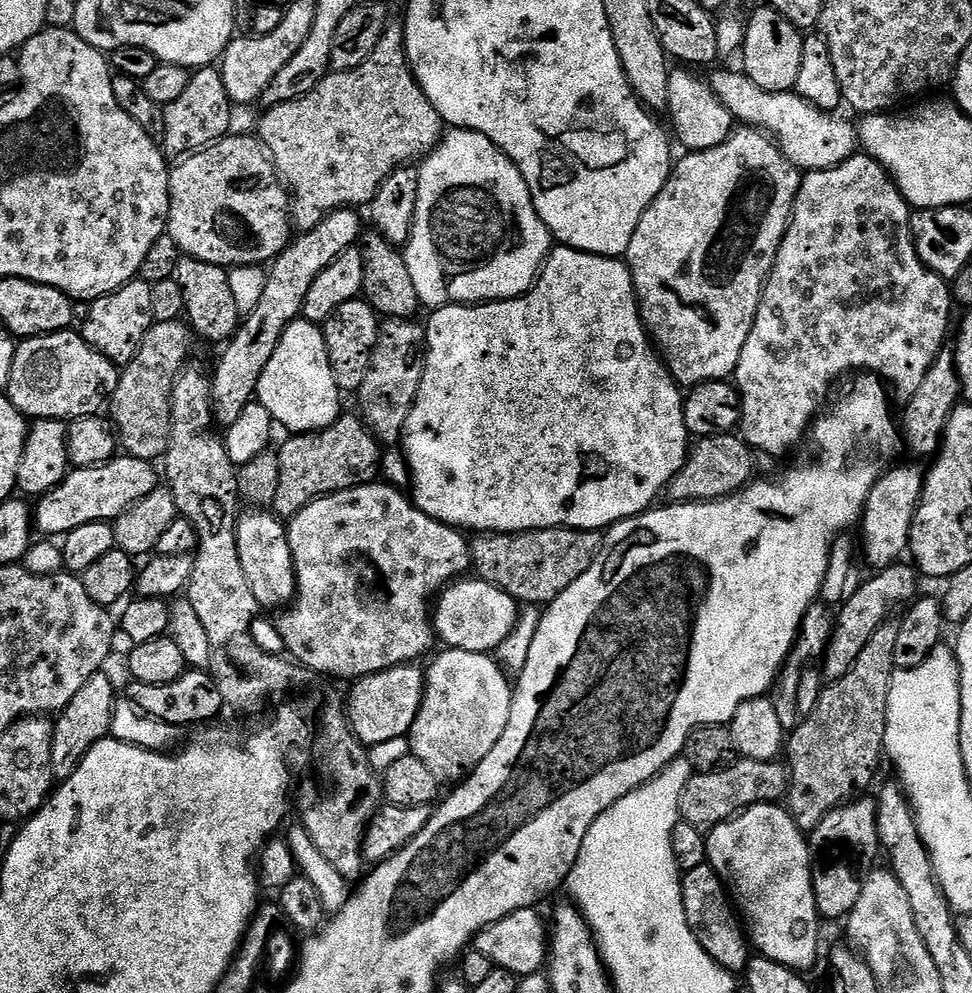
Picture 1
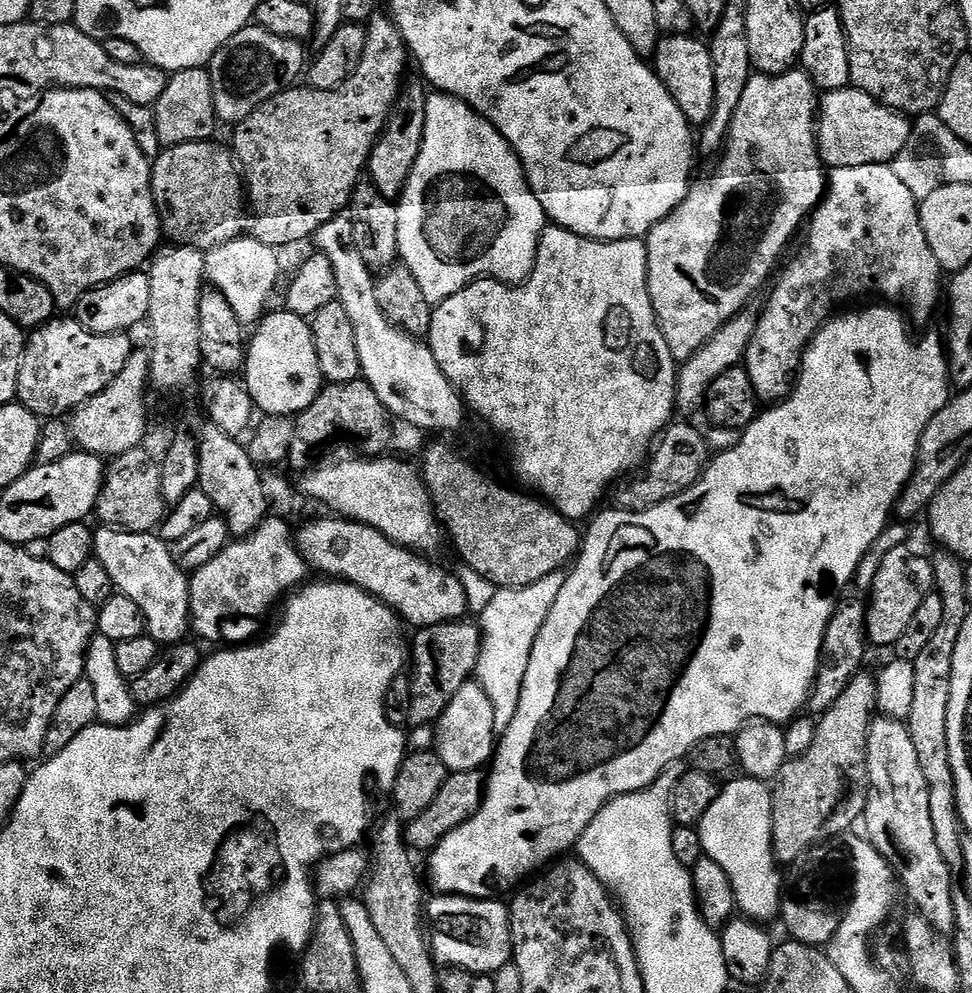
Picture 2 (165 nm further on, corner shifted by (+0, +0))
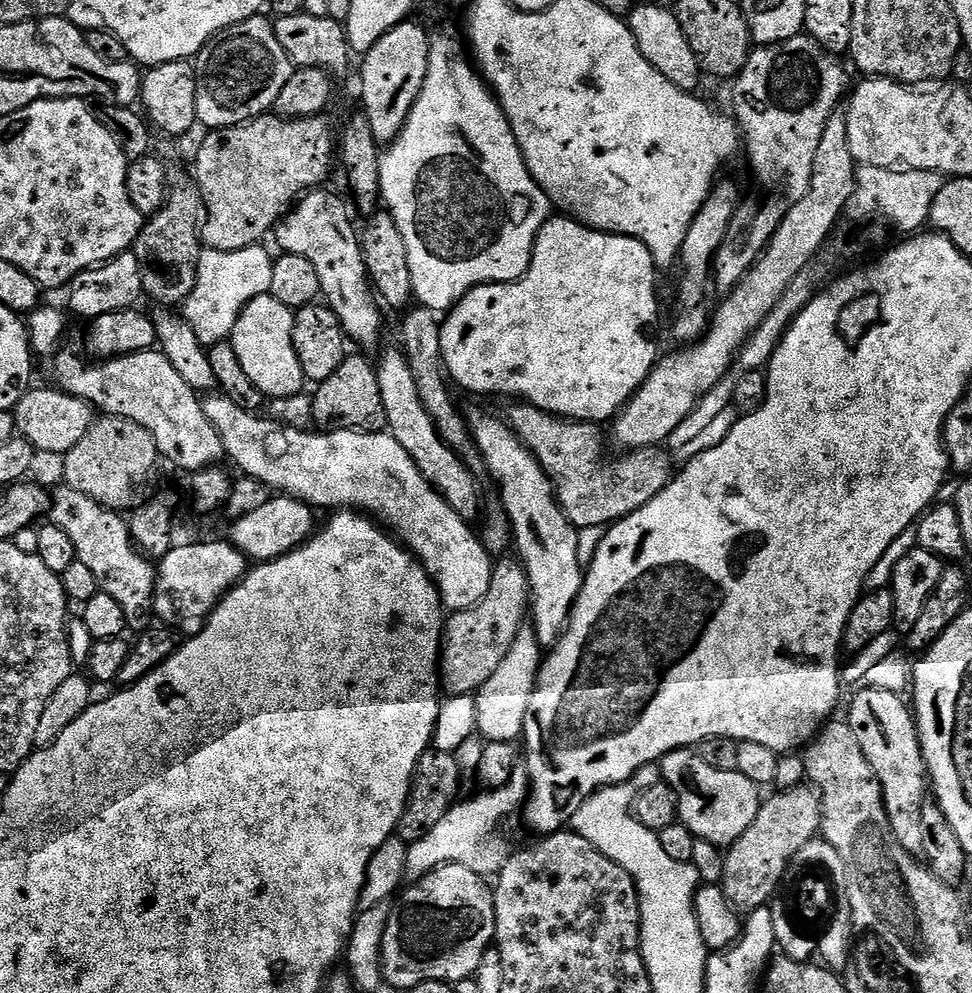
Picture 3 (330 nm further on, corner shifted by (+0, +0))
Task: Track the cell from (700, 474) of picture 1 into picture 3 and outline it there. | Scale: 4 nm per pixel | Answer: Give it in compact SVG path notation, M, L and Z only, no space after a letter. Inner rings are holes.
M516 402L513 405L513 408L506 413L508 424L516 431L520 441L538 458L542 470L550 478L560 509L577 530L590 526L611 526L617 520L634 514L634 510L642 510L642 506L646 506L650 498L666 490L666 486L674 479L673 457L663 447L653 446L628 450L620 454L617 460L604 460L606 436L605 433L604 436L600 433L599 423L565 420L558 416L551 416L549 412L523 402Z

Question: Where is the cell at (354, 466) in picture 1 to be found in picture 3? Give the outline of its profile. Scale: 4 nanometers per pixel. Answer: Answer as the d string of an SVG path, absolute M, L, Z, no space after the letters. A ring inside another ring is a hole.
M349 355L342 366L326 378L326 382L315 385L311 397L314 406L312 423L317 429L355 428L358 432L382 432L388 427L373 361L368 361L364 356Z

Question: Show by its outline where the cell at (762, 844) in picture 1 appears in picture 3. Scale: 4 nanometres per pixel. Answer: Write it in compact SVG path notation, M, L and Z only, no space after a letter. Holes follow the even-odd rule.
M687 748L666 754L659 766L663 783L671 786L678 798L679 823L685 824L698 840L730 846L746 834L762 803L761 789L750 778L741 772L714 770L714 766L706 766L699 754Z

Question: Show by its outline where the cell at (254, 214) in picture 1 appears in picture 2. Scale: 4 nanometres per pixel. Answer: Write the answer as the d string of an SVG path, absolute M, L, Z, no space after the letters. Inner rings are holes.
M199 140L174 144L165 147L158 159L151 161L152 193L160 212L163 235L171 243L188 244L205 254L241 235L242 213L246 208L242 173L231 151L216 143Z

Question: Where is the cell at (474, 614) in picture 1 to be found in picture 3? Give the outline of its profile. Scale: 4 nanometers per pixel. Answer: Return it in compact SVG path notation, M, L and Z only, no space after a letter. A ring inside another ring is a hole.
M276 494L266 502L266 506L254 510L254 514L246 514L246 518L231 521L230 543L244 553L249 561L276 560L312 539L318 528L315 515L317 516L317 513L309 505L295 500L293 496Z

